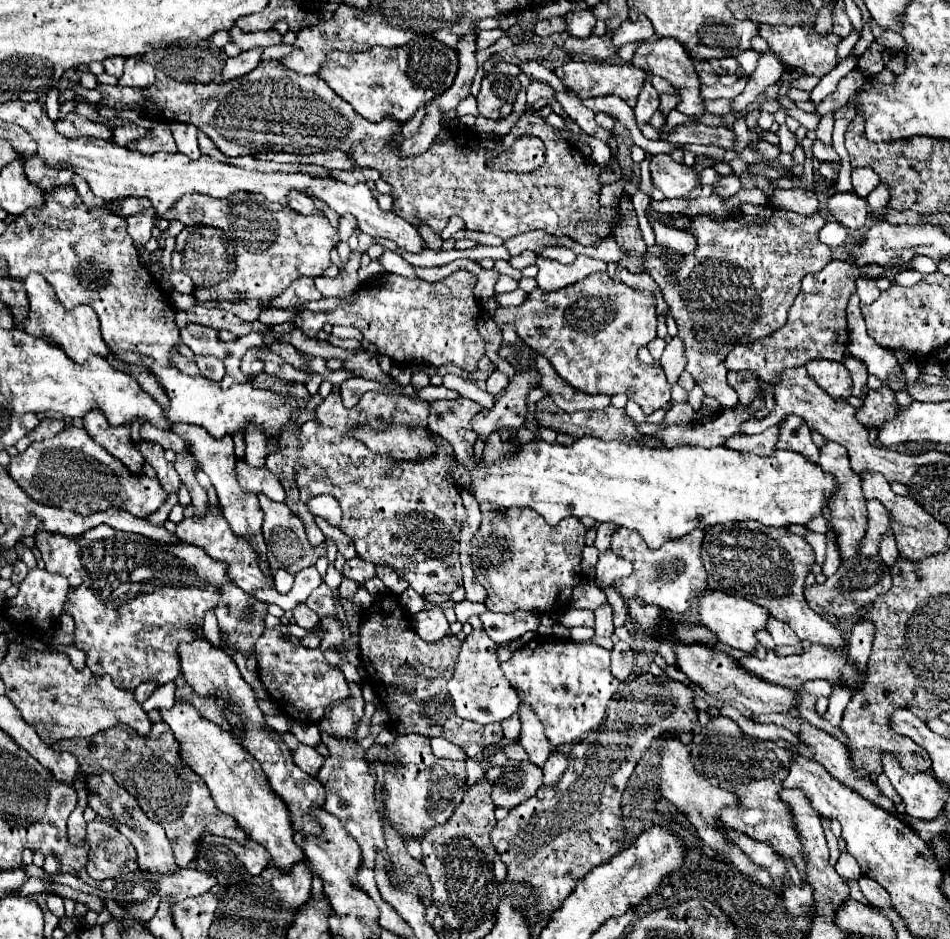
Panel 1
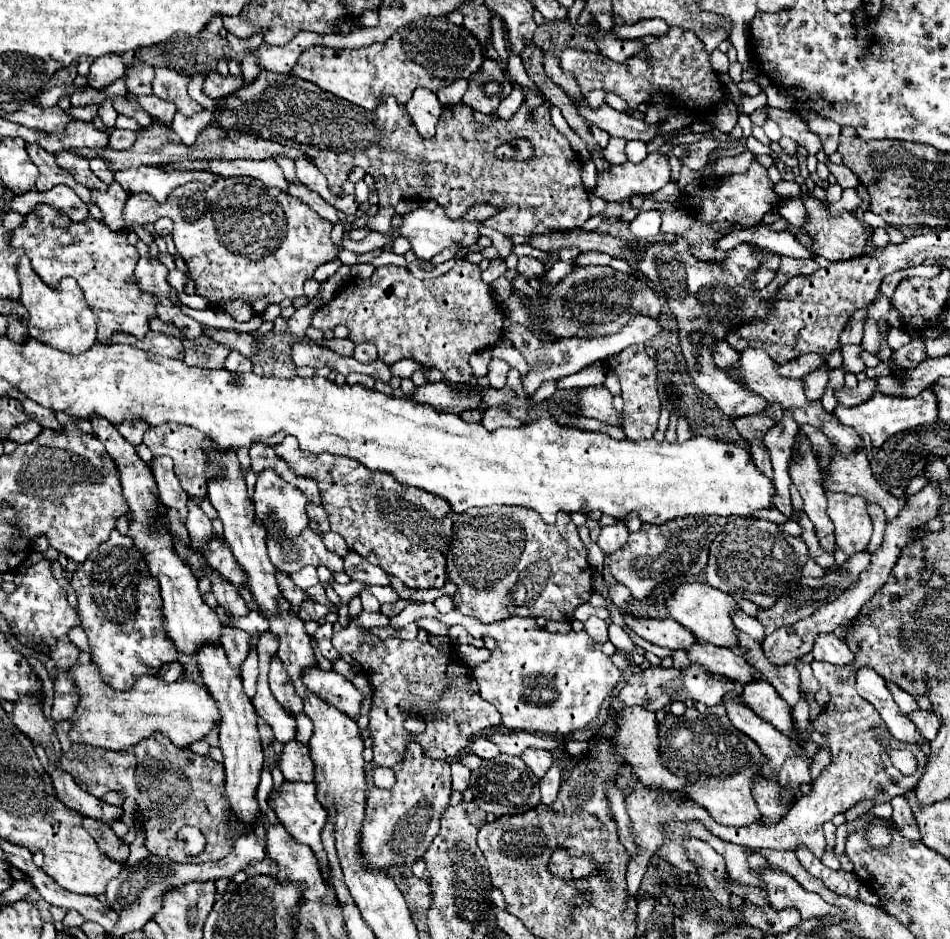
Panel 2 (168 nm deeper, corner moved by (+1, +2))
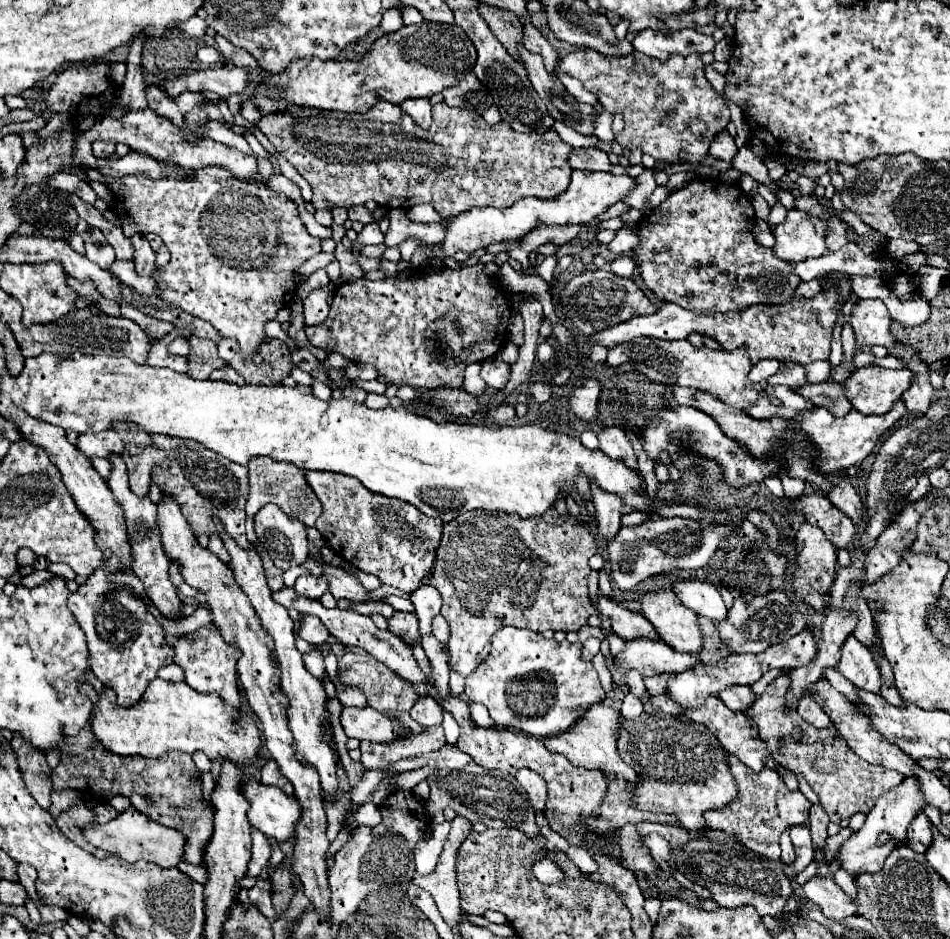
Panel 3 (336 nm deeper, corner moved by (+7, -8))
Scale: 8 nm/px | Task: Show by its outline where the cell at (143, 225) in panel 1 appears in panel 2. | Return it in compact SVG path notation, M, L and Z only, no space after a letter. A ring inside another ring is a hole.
M220 177L216 179L218 183L214 185L204 185L204 183L184 183L180 187L176 187L176 191L172 191L168 195L168 199L164 203L158 203L158 201L152 201L148 199L148 193L138 193L138 197L134 201L138 203L130 203L126 209L124 209L124 215L130 215L134 221L138 221L139 224L148 225L154 224L157 219L161 217L168 217L172 219L174 223L174 243L176 243L176 249L178 253L182 255L182 259L186 261L186 267L188 267L188 275L190 279L194 281L194 293L208 299L209 307L215 307L230 314L234 320L238 322L248 322L254 316L262 315L266 311L266 307L270 303L282 303L282 301L292 301L296 297L302 297L302 285L308 277L312 277L312 273L316 271L318 265L322 263L328 263L332 259L336 259L338 255L338 247L330 241L330 231L332 231L332 223L328 223L326 219L320 219L306 203L302 203L300 199L296 197L290 197L286 191L282 189L274 189L274 187L266 187L260 179L252 179L252 177Z

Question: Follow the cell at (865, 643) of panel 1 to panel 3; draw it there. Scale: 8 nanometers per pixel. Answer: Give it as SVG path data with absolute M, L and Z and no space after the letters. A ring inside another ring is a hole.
M812 805L810 807L810 831L812 831L812 843L814 847L822 847L826 841L826 827L828 827L830 819L824 813L824 809L820 805Z

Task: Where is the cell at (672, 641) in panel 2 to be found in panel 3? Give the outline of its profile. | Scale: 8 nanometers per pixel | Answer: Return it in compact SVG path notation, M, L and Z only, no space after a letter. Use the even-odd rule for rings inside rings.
M600 595L600 599L598 599L598 611L612 619L612 631L618 637L622 637L624 641L632 641L634 637L660 639L658 631L646 621L646 617L616 605L612 599L608 599L604 595Z

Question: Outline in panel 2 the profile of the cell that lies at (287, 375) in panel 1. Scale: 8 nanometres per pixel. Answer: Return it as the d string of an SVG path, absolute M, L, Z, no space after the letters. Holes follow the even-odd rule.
M204 327L204 335L212 337L218 343L228 345L230 349L238 349L242 355L250 357L252 353L256 353L256 341L252 339L250 333L240 333L240 331L232 331L232 329L214 329L214 327Z

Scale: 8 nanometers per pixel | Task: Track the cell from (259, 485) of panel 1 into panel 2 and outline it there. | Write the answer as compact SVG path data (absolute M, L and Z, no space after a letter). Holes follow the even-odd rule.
M264 471L258 475L258 483L254 489L254 509L256 509L256 521L262 523L262 527L268 531L270 537L284 541L298 537L308 527L308 515L306 515L306 499L304 493L284 483L274 471Z

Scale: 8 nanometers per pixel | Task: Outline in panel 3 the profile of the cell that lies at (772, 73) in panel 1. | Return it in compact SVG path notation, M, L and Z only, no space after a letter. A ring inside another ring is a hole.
M722 131L722 133L718 133L718 137L714 137L708 153L714 157L720 157L720 159L732 159L738 153L738 147L736 147L734 139L730 137L730 133Z

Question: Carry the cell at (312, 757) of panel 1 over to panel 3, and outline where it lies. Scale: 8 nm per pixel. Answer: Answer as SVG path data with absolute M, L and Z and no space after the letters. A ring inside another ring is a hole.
M270 759L264 767L262 767L262 783L266 785L274 785L274 787L280 787L286 795L292 795L294 793L294 787L288 783L288 779L280 773L278 769L278 763L274 759Z

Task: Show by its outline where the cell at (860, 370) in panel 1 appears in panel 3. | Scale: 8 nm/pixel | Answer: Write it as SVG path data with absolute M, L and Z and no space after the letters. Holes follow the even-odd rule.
M832 337L832 353L830 353L828 361L832 363L832 367L838 367L844 361L844 351L842 351L840 337Z

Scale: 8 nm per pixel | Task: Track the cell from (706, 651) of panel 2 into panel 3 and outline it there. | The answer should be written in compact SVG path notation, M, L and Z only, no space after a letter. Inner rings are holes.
M634 639L626 643L616 665L620 667L620 671L638 669L642 675L652 677L662 673L676 675L698 663L702 661L688 653L678 653L676 649L670 649L670 645L666 645L664 641Z

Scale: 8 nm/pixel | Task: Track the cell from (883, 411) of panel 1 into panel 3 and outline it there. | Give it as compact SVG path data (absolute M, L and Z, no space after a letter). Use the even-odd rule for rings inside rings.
M836 381L804 385L804 387L798 389L798 393L804 399L812 401L816 407L826 407L836 417L842 417L852 409L850 399L846 397L846 387L842 383L836 383Z

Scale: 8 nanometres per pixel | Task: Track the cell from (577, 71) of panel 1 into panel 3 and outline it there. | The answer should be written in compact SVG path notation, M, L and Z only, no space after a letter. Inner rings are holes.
M578 49L560 59L560 71L576 77L584 89L594 93L610 113L620 111L626 127L616 135L624 149L640 147L656 161L678 161L678 151L688 151L688 163L698 163L712 139L730 123L730 111L704 75L698 53L690 57L674 55L666 61L632 51L626 57L608 59L594 49Z

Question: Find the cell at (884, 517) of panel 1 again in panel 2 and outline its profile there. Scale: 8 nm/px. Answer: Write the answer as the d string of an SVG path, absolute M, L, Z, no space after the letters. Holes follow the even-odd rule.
M826 491L826 499L828 499L826 513L836 525L836 545L846 555L866 551L872 535L866 499L834 491Z

